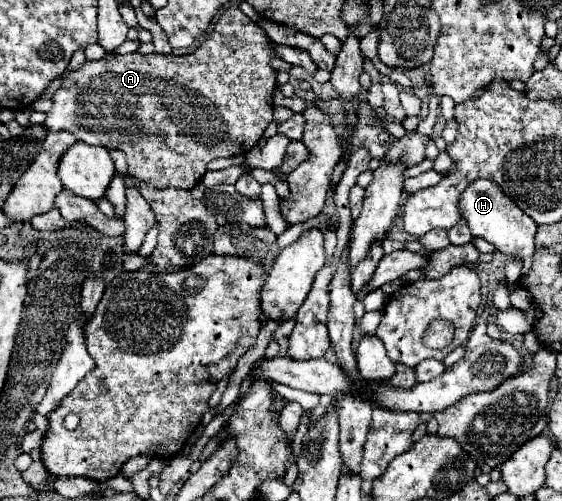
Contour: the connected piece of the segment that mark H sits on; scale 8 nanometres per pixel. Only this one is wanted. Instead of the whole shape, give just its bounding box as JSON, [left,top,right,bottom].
[460,179,538,261]

